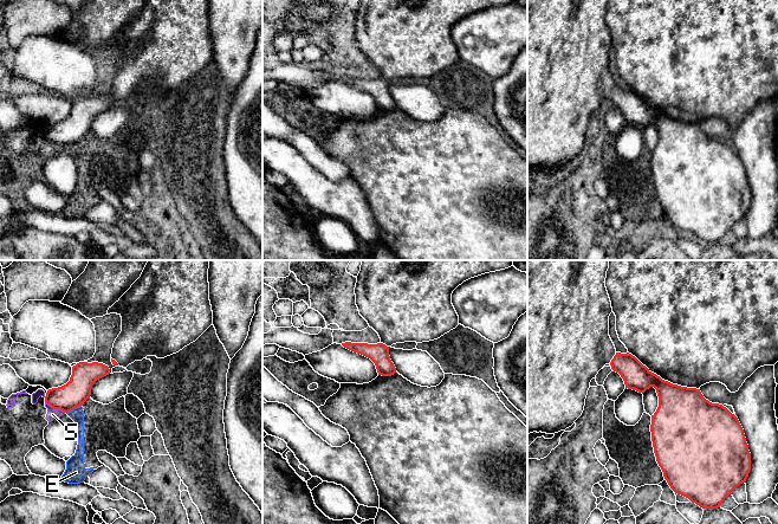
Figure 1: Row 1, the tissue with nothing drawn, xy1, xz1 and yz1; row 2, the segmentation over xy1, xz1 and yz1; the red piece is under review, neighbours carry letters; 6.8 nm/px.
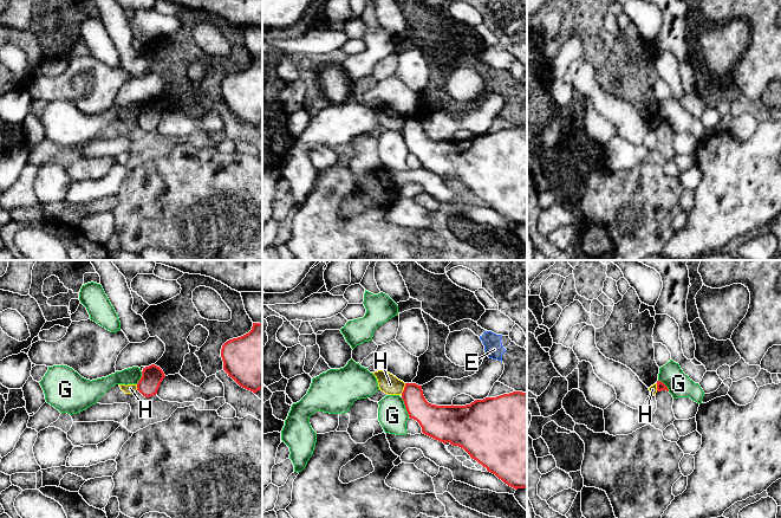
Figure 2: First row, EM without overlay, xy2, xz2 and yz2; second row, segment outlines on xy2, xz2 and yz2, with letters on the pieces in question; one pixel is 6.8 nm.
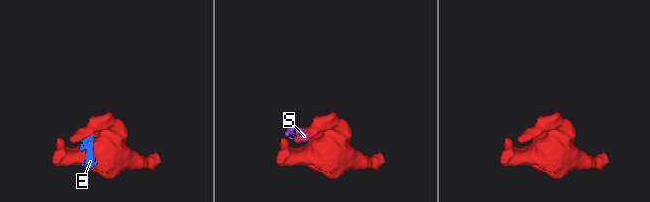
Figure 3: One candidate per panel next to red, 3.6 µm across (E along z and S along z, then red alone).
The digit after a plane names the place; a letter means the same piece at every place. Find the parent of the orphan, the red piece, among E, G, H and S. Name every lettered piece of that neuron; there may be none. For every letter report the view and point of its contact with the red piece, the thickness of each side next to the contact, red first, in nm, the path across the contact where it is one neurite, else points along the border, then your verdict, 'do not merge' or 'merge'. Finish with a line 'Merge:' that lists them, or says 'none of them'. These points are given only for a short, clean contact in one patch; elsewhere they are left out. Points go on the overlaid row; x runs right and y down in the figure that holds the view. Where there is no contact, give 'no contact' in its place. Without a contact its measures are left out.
E: xy1 (73, 408) | 180/90 nm | along xy1 (80, 405), (66, 413) | do not merge
G: xz2 (405, 407) | 220/200 nm | along xz2 (401, 397), (409, 416) | do not merge
H: xz2 (404, 389) | 170/140 nm | along xz2 (405, 383), (401, 394) | do not merge
S: xy1 (54, 408) | 180/70 nm | along xy1 (45, 401), (64, 413) | do not merge
Merge: none of them

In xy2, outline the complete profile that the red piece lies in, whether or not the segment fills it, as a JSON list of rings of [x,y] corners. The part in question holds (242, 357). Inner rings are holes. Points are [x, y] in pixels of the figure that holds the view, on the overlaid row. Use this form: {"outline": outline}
{"outline": [[[253,323],[248,334],[227,341],[221,357],[223,370],[240,387],[254,394],[262,389],[262,324]]]}

